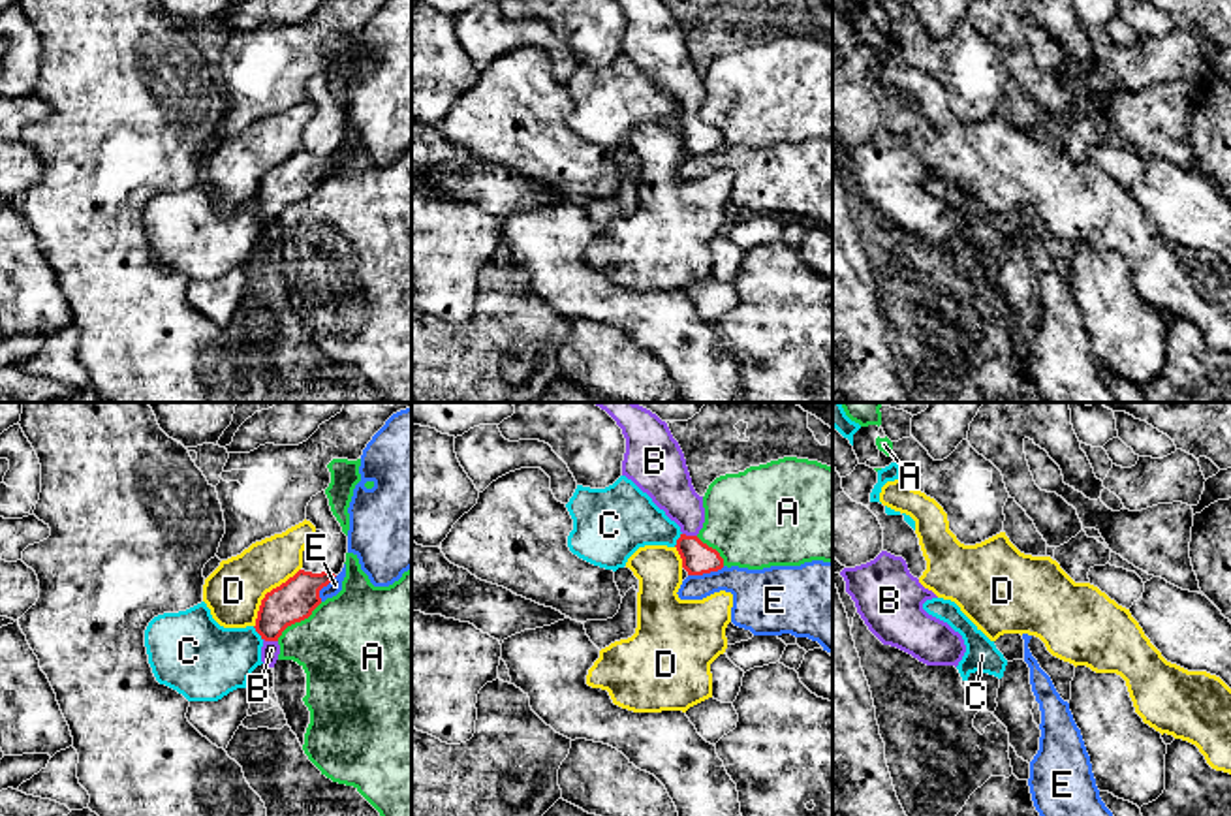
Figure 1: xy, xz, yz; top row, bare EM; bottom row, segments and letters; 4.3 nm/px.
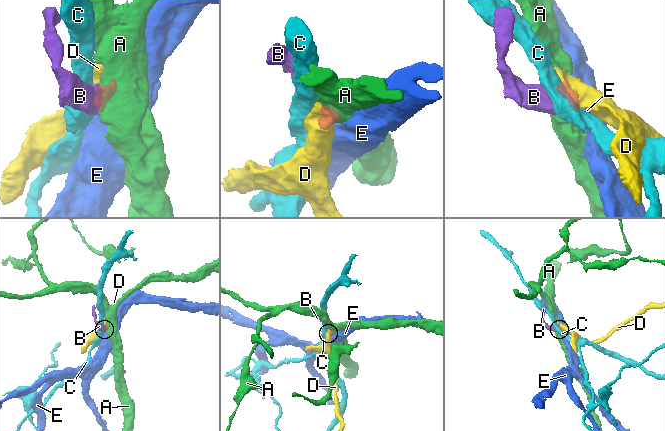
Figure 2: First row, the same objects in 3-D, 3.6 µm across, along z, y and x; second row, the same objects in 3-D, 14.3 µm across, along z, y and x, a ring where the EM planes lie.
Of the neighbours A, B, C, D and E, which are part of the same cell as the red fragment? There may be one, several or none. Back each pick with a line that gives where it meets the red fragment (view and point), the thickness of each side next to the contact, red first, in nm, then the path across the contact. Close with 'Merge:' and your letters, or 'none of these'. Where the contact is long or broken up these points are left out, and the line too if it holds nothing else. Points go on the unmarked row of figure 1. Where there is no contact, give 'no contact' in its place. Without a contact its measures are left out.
B: xy (271, 219) | 180/80 nm | across xy (294, 179), (271, 202), (271, 219), (271, 228)
Merge: B

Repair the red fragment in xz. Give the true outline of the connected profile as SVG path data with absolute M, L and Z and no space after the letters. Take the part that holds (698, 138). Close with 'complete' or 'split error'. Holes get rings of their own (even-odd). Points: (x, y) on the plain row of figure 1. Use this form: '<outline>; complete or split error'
M616 0L626 17L622 55L631 58L680 105L677 130L688 154L724 147L720 132L697 113L705 102L703 75L692 64L684 32L665 0Z; split error

